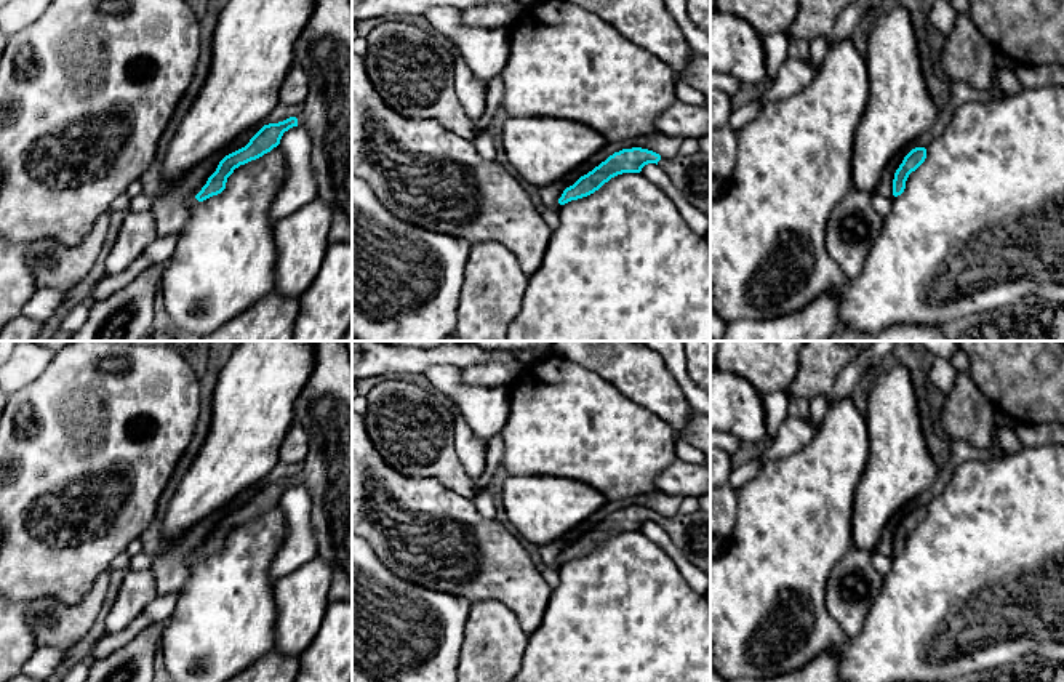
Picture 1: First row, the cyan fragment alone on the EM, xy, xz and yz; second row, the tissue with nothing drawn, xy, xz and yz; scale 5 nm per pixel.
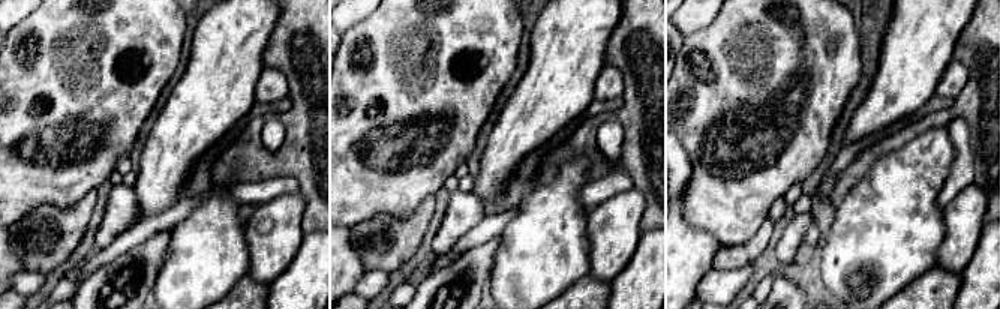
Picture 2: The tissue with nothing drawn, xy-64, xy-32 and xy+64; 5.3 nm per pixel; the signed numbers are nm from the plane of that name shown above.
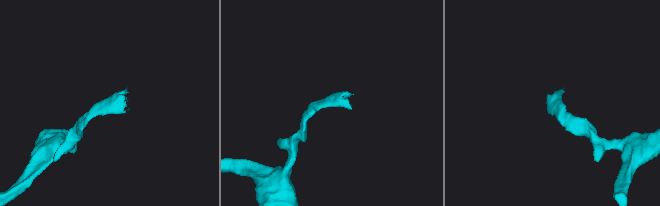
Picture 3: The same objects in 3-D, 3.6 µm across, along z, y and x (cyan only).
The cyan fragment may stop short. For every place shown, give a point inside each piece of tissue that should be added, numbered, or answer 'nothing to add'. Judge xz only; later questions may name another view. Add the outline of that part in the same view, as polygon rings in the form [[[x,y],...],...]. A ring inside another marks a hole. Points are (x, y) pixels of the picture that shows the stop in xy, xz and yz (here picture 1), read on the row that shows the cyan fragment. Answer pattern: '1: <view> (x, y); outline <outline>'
1: xz (690, 173); outline [[[710,154],[661,157],[658,166],[672,179],[688,202],[710,219]]]

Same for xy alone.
1: xy (324, 50); outline [[[315,0],[294,45],[293,64],[307,72],[309,94],[296,115],[312,141],[310,165],[318,199],[331,211],[328,245],[352,243],[352,2]]]

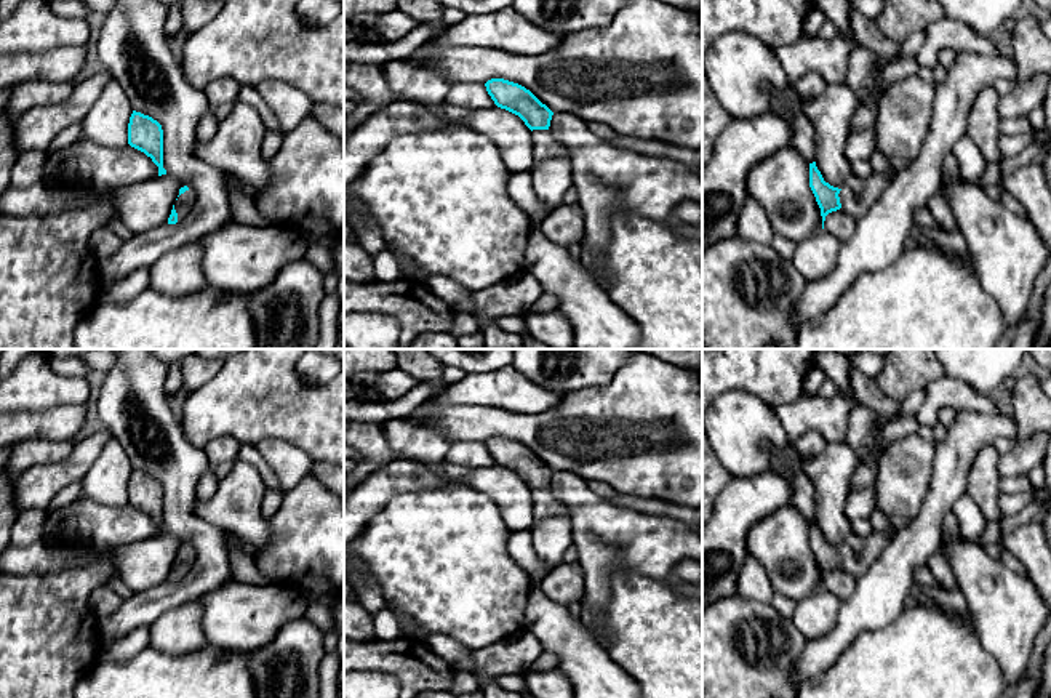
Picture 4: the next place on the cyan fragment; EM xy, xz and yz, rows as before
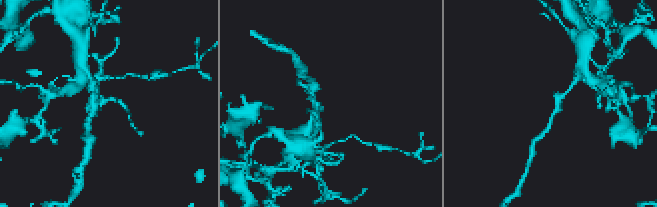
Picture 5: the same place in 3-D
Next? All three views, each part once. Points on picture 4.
1: yz (858, 205); outline [[[889,165],[888,173],[872,173],[865,179],[865,187],[861,194],[841,189],[838,197],[841,210],[854,216],[856,219],[867,215],[872,205],[878,200],[888,183],[896,176],[896,170]]]

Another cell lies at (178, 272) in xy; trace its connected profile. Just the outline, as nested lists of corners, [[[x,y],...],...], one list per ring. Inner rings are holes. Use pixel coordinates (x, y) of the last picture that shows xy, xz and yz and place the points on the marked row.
[[[195,242],[165,253],[149,269],[149,287],[170,296],[200,291],[206,285],[200,259],[202,247]]]

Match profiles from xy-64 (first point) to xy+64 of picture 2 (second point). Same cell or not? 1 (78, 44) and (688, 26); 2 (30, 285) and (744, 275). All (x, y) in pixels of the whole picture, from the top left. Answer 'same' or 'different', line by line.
1: different
2: same

